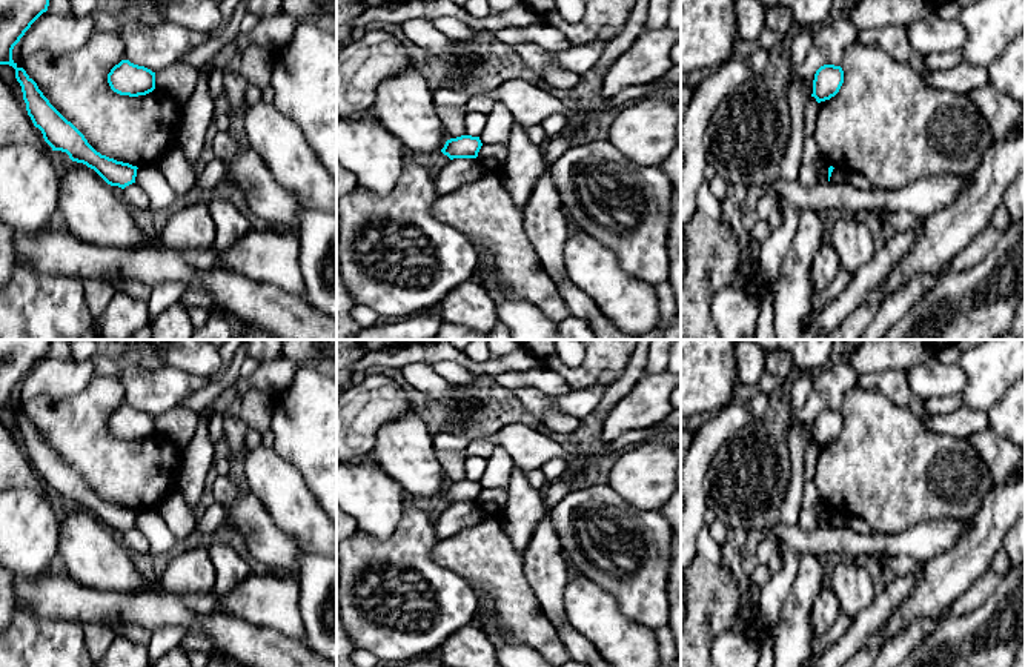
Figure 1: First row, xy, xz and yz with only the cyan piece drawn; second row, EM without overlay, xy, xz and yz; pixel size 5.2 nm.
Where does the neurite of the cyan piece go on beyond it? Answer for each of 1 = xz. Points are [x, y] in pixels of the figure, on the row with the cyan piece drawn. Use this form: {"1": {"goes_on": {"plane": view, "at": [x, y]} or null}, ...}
{"1": {"goes_on": null}}

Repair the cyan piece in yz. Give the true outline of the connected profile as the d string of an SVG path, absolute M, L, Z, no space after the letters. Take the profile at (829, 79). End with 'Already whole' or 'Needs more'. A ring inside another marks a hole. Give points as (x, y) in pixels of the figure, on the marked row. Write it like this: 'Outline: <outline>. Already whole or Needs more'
Outline: M824 65L821 66L813 80L813 94L818 103L834 97L844 83L844 71L841 66Z. Already whole

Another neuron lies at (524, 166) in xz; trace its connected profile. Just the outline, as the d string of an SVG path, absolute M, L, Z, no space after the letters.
M513 121L507 141L507 160L499 174L518 207L526 206L538 180L547 169L549 166L542 161L541 146L533 143L526 129Z

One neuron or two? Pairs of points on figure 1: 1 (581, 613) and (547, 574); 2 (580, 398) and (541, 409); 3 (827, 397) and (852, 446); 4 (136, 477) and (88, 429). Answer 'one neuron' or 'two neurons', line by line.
1: two neurons
2: one neuron
3: two neurons
4: one neuron

